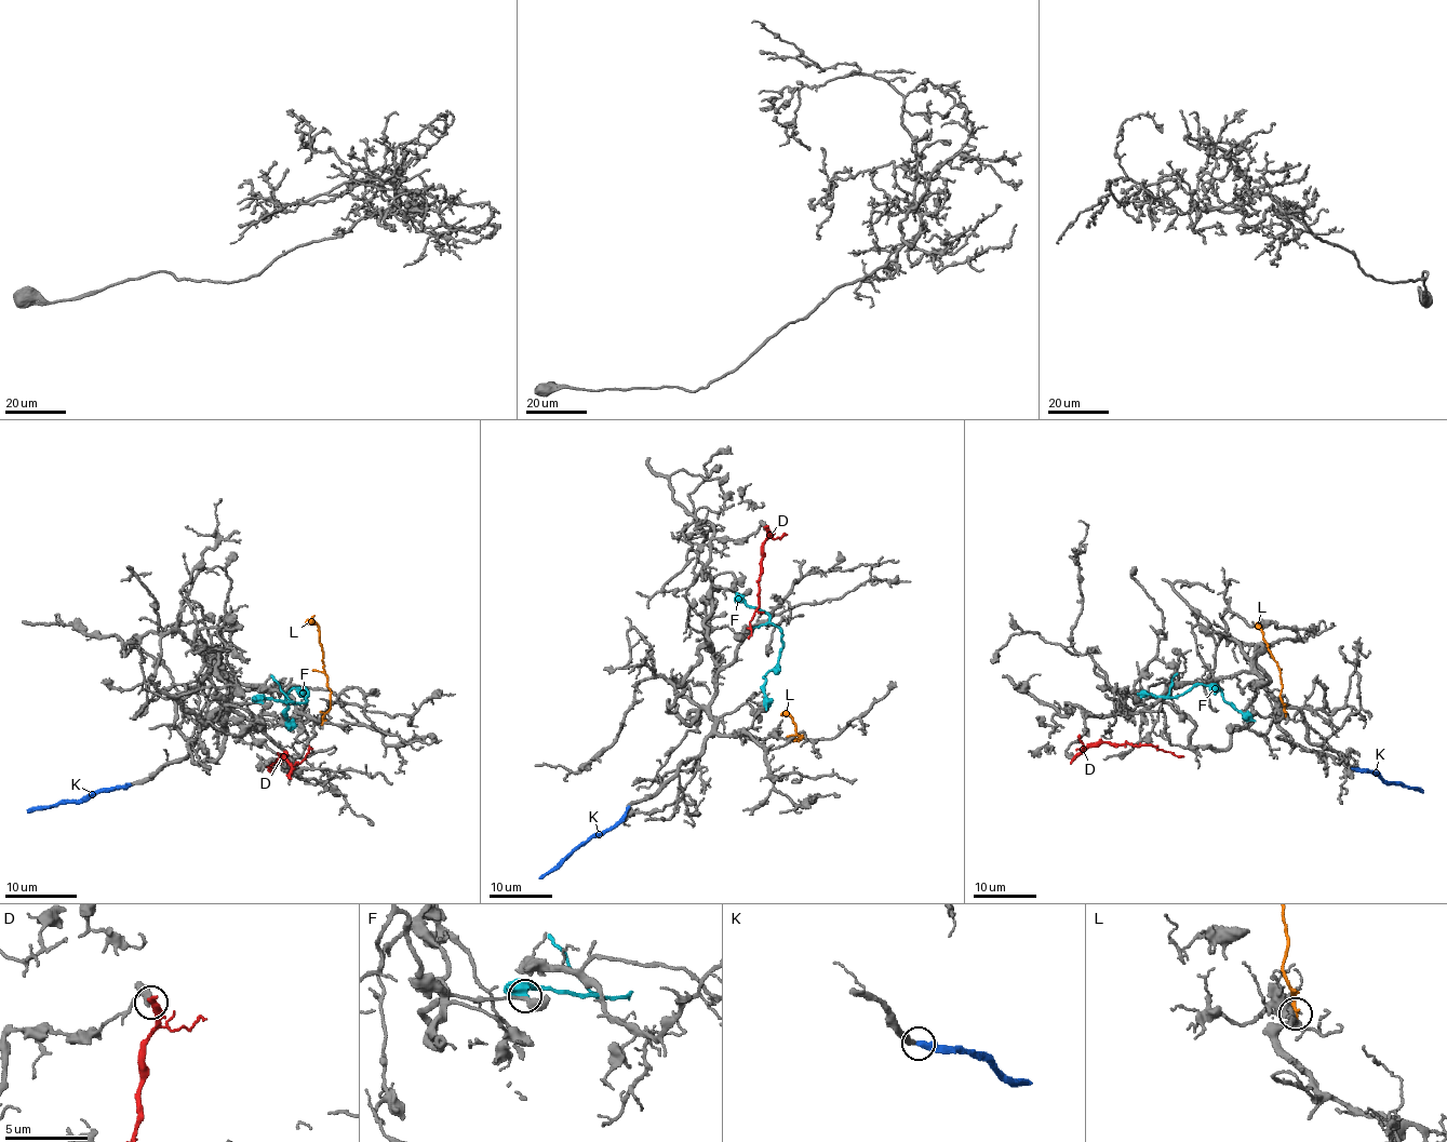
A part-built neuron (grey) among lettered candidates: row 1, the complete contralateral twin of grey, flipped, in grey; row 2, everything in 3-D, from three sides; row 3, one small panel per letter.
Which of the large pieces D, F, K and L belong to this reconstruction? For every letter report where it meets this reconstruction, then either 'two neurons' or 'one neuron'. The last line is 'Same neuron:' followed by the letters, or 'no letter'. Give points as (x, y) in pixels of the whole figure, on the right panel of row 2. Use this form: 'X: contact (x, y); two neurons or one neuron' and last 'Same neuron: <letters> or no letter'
D: contact (1073, 758); two neurons
F: contact (1140, 697); two neurons
K: contact (1351, 768); one neuron
L: contact (1285, 713); two neurons
Same neuron: K

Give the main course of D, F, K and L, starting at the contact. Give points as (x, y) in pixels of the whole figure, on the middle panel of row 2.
D: (766, 528), (759, 608), (750, 621), (747, 639)
F: (742, 596), (747, 605), (763, 610), (769, 621), (780, 629), (778, 662), (764, 676), (766, 711)
K: (628, 806), (628, 810), (613, 827), (580, 842), (538, 878)
L: (795, 740), (802, 736), (795, 733), (788, 713)

